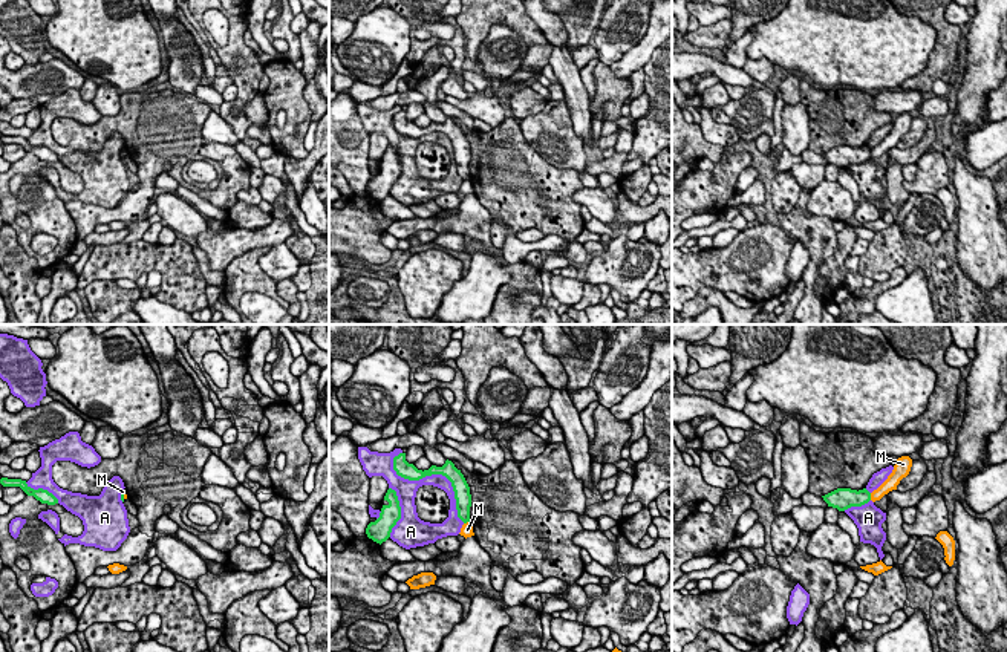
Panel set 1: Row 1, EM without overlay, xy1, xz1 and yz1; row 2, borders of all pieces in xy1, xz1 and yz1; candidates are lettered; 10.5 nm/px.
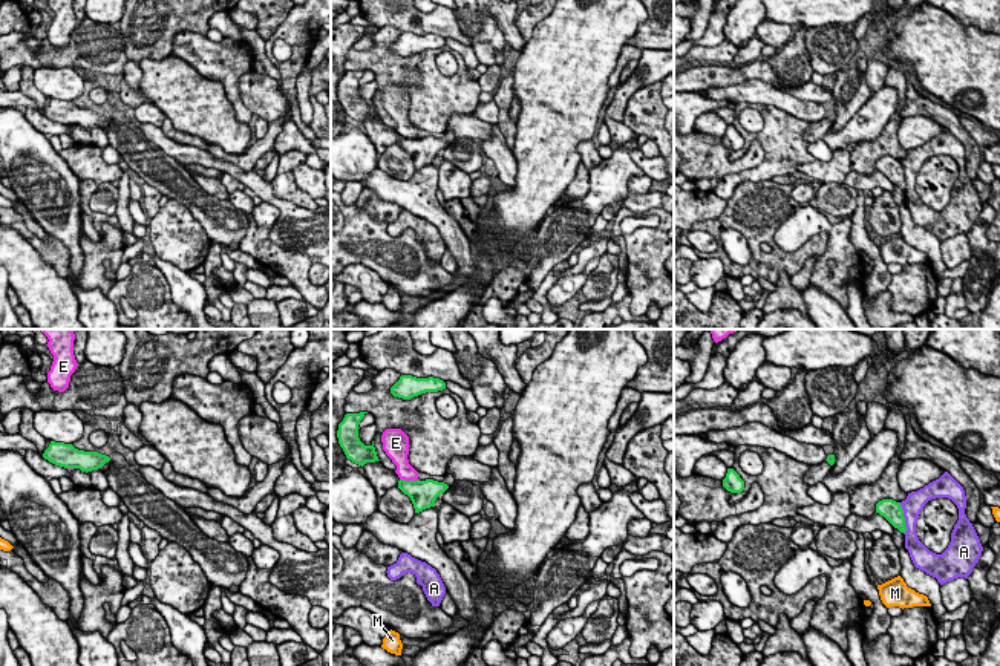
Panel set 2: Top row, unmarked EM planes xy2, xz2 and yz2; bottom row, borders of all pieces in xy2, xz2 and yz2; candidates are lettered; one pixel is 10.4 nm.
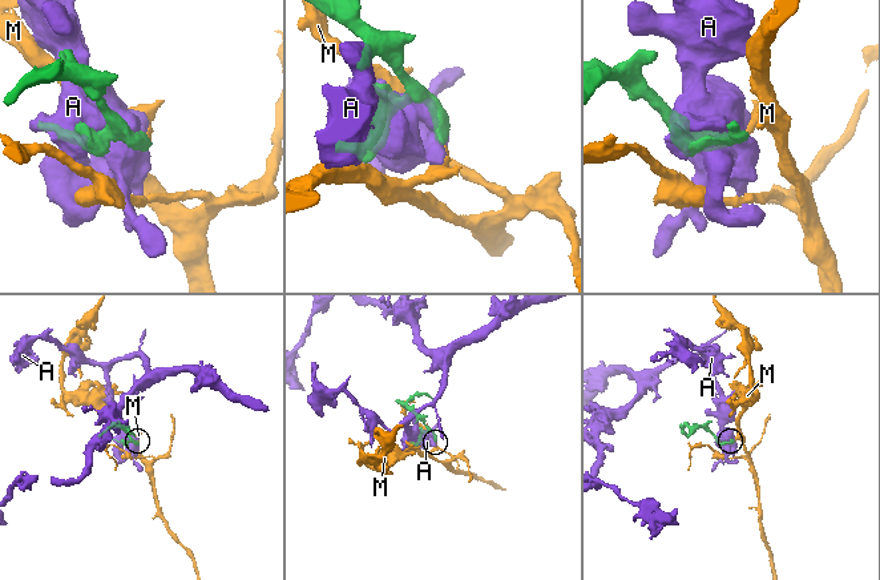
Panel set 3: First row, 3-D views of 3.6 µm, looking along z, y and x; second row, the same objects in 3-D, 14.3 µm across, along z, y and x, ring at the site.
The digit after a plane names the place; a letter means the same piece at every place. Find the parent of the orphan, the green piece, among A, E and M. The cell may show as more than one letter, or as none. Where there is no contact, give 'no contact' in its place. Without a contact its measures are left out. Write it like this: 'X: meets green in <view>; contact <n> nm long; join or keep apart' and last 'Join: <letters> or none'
A: meets green in xz1; contact 1000 nm long; keep apart
E: meets green in xz2; contact 200 nm long; keep apart
M: meets green in yz1; contact 80 nm long; keep apart
Join: none

